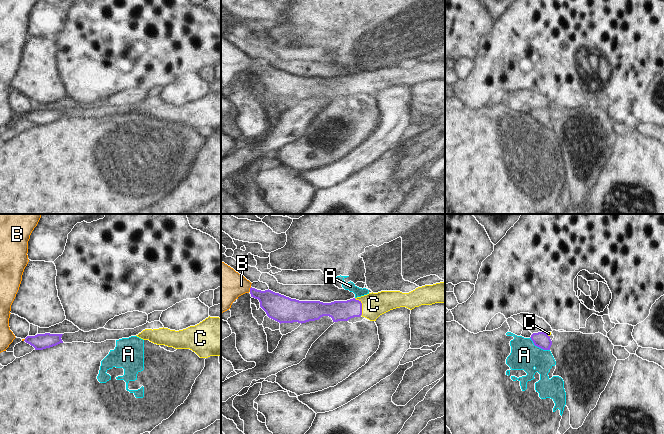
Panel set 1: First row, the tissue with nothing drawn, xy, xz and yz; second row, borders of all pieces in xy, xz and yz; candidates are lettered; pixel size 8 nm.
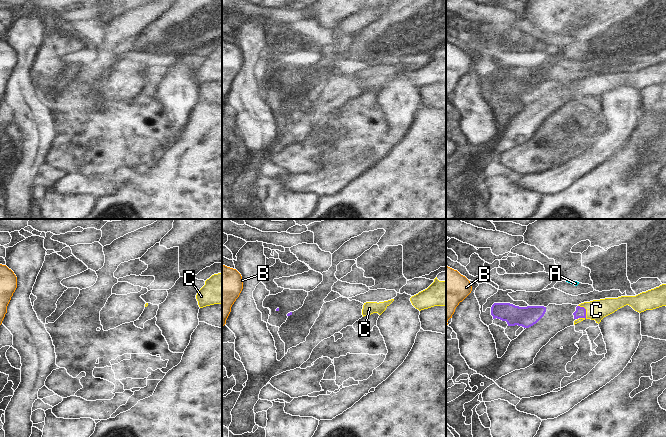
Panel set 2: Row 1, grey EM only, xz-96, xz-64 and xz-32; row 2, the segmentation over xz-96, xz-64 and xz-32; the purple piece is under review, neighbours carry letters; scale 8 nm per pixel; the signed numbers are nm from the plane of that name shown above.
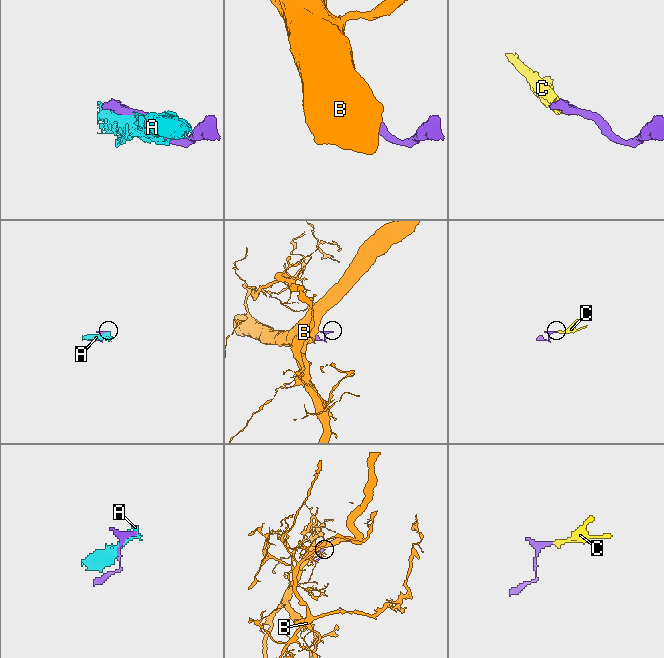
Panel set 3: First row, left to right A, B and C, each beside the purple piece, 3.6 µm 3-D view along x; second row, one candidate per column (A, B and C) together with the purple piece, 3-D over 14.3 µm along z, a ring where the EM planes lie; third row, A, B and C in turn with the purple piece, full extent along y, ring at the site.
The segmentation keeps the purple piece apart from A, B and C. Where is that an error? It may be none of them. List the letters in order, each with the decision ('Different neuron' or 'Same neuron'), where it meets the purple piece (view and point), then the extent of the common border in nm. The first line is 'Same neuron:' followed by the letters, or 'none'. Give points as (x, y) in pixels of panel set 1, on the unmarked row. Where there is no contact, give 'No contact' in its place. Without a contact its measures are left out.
Same neuron: B, C
A: Different neuron. Touches purple at yz (538, 122). Shared border 190 nm
B: Same neuron. Touches purple at xz (250, 65). Shared border 40 nm
C: Same neuron. Touches purple at xz (361, 82). Shared border 160 nm

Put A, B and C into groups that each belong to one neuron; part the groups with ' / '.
A / B C

